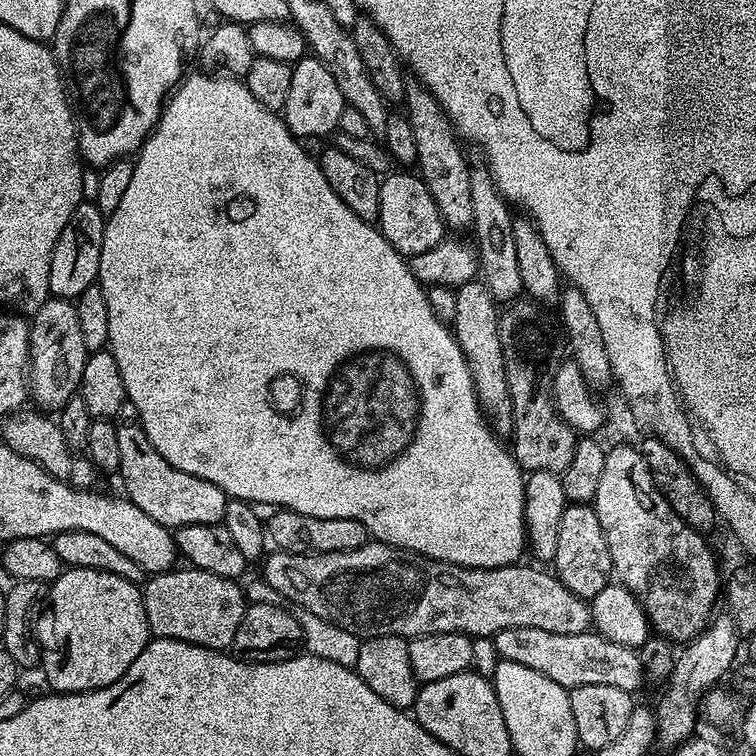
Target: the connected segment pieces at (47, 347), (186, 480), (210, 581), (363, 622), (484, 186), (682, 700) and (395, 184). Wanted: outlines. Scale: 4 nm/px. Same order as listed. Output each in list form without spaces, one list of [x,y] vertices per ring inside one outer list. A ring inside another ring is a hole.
[[[49,298],[31,317],[28,333],[29,365],[26,379],[30,385],[31,399],[36,399],[41,404],[37,404],[41,409],[59,410],[71,396],[79,393],[82,370],[90,355],[86,342],[82,342],[75,303],[71,300]]]
[[[121,423],[118,427],[118,454],[122,458],[118,476],[119,479],[124,479],[124,488],[128,491],[125,492],[127,499],[133,500],[143,512],[150,514],[150,518],[154,518],[154,522],[164,524],[173,530],[190,526],[191,524],[221,523],[230,499],[228,495],[218,486],[214,486],[214,482],[206,482],[202,478],[194,478],[194,474],[186,474],[182,470],[170,466],[170,462],[166,462],[166,458],[162,458],[162,454],[158,454],[158,450],[154,450],[150,438],[146,438],[146,434],[139,423],[131,423]]]
[[[193,566],[149,575],[142,588],[149,633],[162,640],[181,640],[203,648],[231,649],[246,607],[244,592],[238,585],[235,579]]]
[[[369,542],[358,546],[358,550],[329,552],[327,556],[322,552],[293,554],[272,550],[263,557],[263,564],[264,580],[278,595],[289,596],[293,605],[310,610],[310,614],[318,614],[318,618],[326,618],[326,622],[334,622],[342,626],[342,630],[350,630],[361,638],[411,638],[439,632],[462,632],[473,638],[492,638],[498,630],[510,630],[510,626],[534,626],[538,630],[550,630],[550,634],[582,634],[592,628],[589,601],[566,590],[551,571],[527,568],[524,562],[497,568],[467,568],[431,560],[429,556],[405,548]]]
[[[480,162],[471,165],[470,206],[472,207],[470,232],[476,235],[474,247],[480,257],[479,275],[488,285],[496,301],[511,302],[524,292],[522,274],[518,274],[518,257],[514,247],[514,226],[512,225],[514,212],[508,201],[501,195],[487,167]]]
[[[720,614],[713,619],[712,623],[708,625],[707,628],[703,628],[698,635],[687,641],[683,645],[684,648],[674,660],[674,667],[672,670],[672,675],[670,677],[670,683],[672,685],[668,688],[668,693],[660,700],[660,705],[655,705],[654,711],[656,713],[656,744],[659,747],[664,747],[668,754],[675,753],[676,749],[680,745],[685,744],[687,740],[693,739],[694,733],[692,732],[696,728],[696,712],[698,716],[698,701],[707,693],[708,689],[719,685],[720,680],[724,675],[731,673],[733,671],[734,665],[737,663],[736,651],[741,651],[742,648],[742,637],[739,632],[737,632],[734,622],[731,616],[727,614]]]
[[[396,170],[400,172],[389,171],[380,182],[380,197],[378,198],[378,214],[375,223],[380,229],[380,233],[386,238],[386,242],[390,242],[393,246],[401,246],[400,244],[408,244],[408,252],[415,254],[422,250],[430,250],[430,246],[434,246],[439,240],[445,239],[446,225],[444,219],[438,214],[438,206],[434,202],[434,198],[430,194],[430,190],[426,190],[426,182],[419,174],[413,174],[408,170]]]

